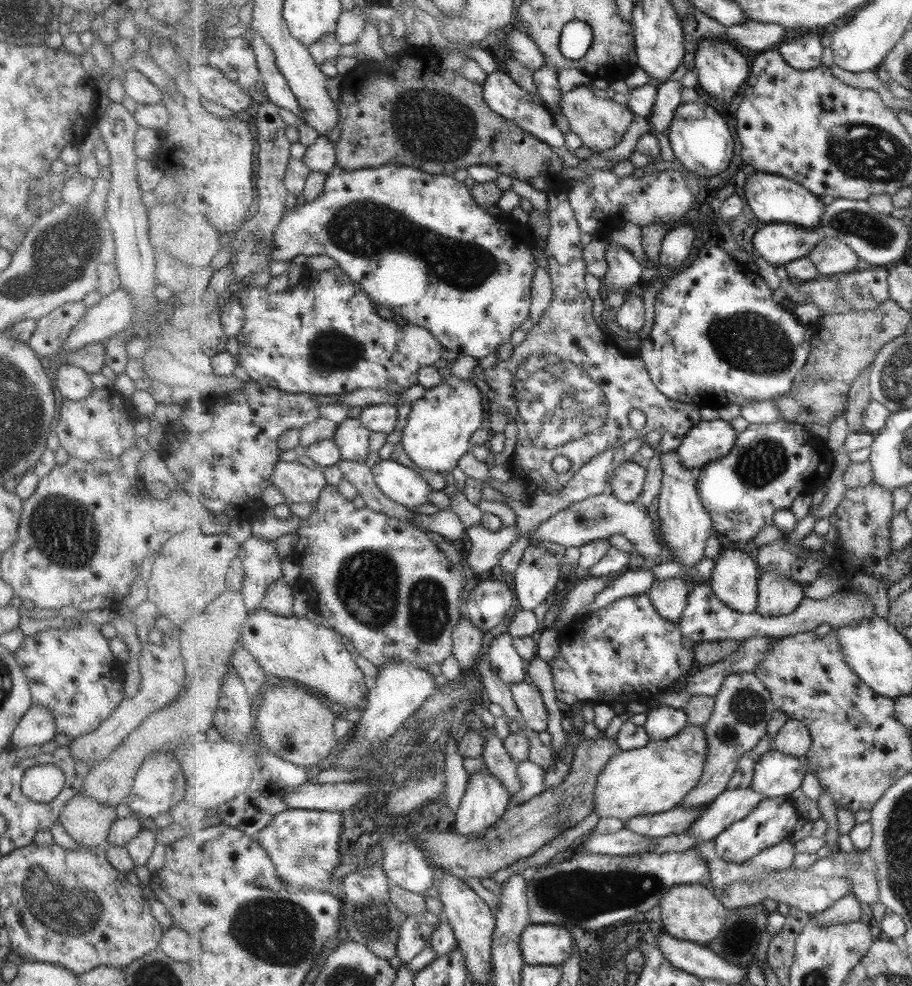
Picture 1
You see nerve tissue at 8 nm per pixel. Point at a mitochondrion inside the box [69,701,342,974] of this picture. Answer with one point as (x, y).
(278, 931)

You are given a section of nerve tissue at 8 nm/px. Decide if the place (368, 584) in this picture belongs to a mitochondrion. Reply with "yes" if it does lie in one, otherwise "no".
yes

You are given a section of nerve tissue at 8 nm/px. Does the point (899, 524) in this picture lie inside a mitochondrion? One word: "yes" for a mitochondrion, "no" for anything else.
no

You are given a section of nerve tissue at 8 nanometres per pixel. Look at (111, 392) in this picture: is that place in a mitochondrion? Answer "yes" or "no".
no

